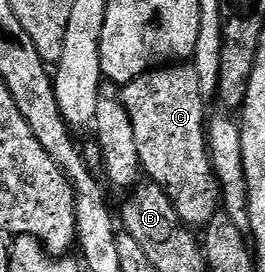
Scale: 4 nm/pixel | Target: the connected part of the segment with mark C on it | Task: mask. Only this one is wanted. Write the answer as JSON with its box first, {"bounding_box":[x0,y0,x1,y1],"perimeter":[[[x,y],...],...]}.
{"bounding_box":[119,66,221,229],"perimeter":[[[196,66],[159,67],[124,84],[119,94],[131,117],[131,129],[135,129],[144,174],[165,188],[184,223],[193,229],[204,229],[211,217],[219,214],[221,191],[209,163],[209,145],[205,142],[207,97],[201,91]]]}

